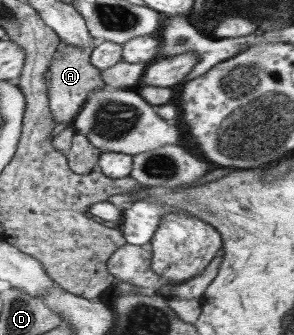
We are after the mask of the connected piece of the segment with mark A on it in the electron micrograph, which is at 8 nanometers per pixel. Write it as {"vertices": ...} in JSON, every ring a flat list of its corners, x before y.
{"vertices":[[62,42,50,63,50,75,48,83,48,99,53,120,59,124,63,122,65,126,73,126,76,116,80,113,82,106,88,99,88,94,107,85,101,76,101,70,95,68,90,63,90,56,95,46,77,48,67,42]]}

